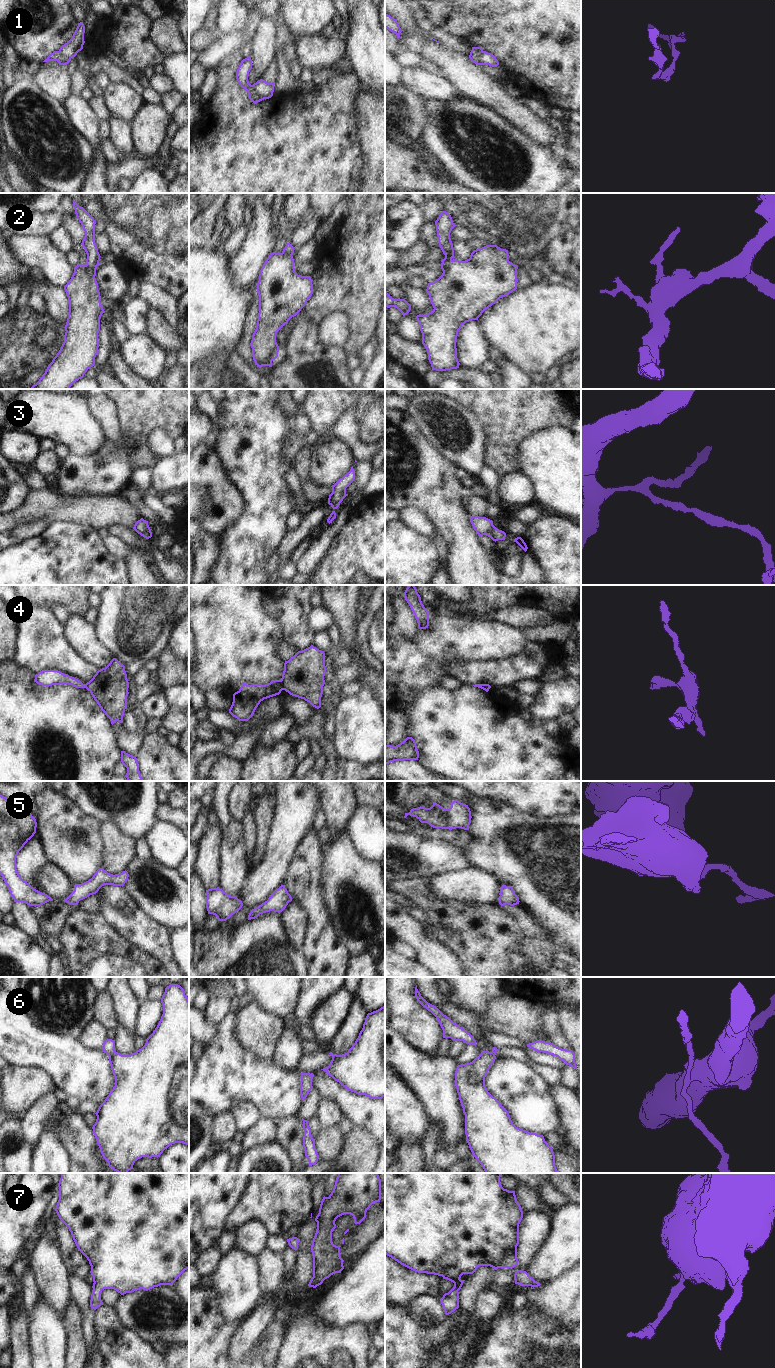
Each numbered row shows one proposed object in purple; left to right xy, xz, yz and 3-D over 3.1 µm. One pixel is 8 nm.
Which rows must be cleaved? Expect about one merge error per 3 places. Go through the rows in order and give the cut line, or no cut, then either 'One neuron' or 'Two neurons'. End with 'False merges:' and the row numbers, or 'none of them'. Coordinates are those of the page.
1: Split along xz (251, 85), (259, 95), (265, 98). Two neurons
2: Split along xy (85, 265), (92, 269), (94, 277). Two neurons
3: No split. One neuron
4: Split along xz (280, 680), (280, 686), (283, 689). Two neurons
5: No split. One neuron
6: Split along xy (115, 1051), (109, 1057). Two neurons
7: No split. One neuron
False merges: 1, 2, 4, 6

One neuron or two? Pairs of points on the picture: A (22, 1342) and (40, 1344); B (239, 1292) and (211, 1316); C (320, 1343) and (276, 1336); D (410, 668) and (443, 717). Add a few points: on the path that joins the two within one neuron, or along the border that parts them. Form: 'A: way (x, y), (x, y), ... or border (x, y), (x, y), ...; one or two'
A: border (29, 1319), (28, 1339), (31, 1357); two
B: border (211, 1286), (220, 1312), (229, 1321), (240, 1320); two
C: border (282, 1320), (284, 1323), (284, 1339), (276, 1357); two
D: border (440, 685), (425, 688), (410, 707); two

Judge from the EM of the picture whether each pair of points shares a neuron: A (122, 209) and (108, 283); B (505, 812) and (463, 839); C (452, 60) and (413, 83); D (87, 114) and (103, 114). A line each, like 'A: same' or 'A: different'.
A: different
B: different
C: different
D: different

